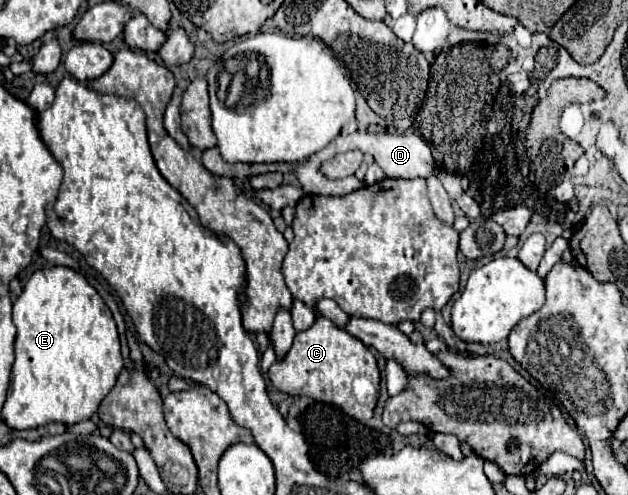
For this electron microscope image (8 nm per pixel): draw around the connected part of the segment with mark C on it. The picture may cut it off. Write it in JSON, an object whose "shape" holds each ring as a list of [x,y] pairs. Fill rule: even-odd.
{"shape":[[[317,317],[311,329],[295,335],[293,347],[285,359],[273,363],[269,369],[269,379],[287,395],[305,395],[315,401],[333,403],[353,419],[367,421],[373,417],[373,409],[377,405],[381,373],[367,345],[329,319]]]}

